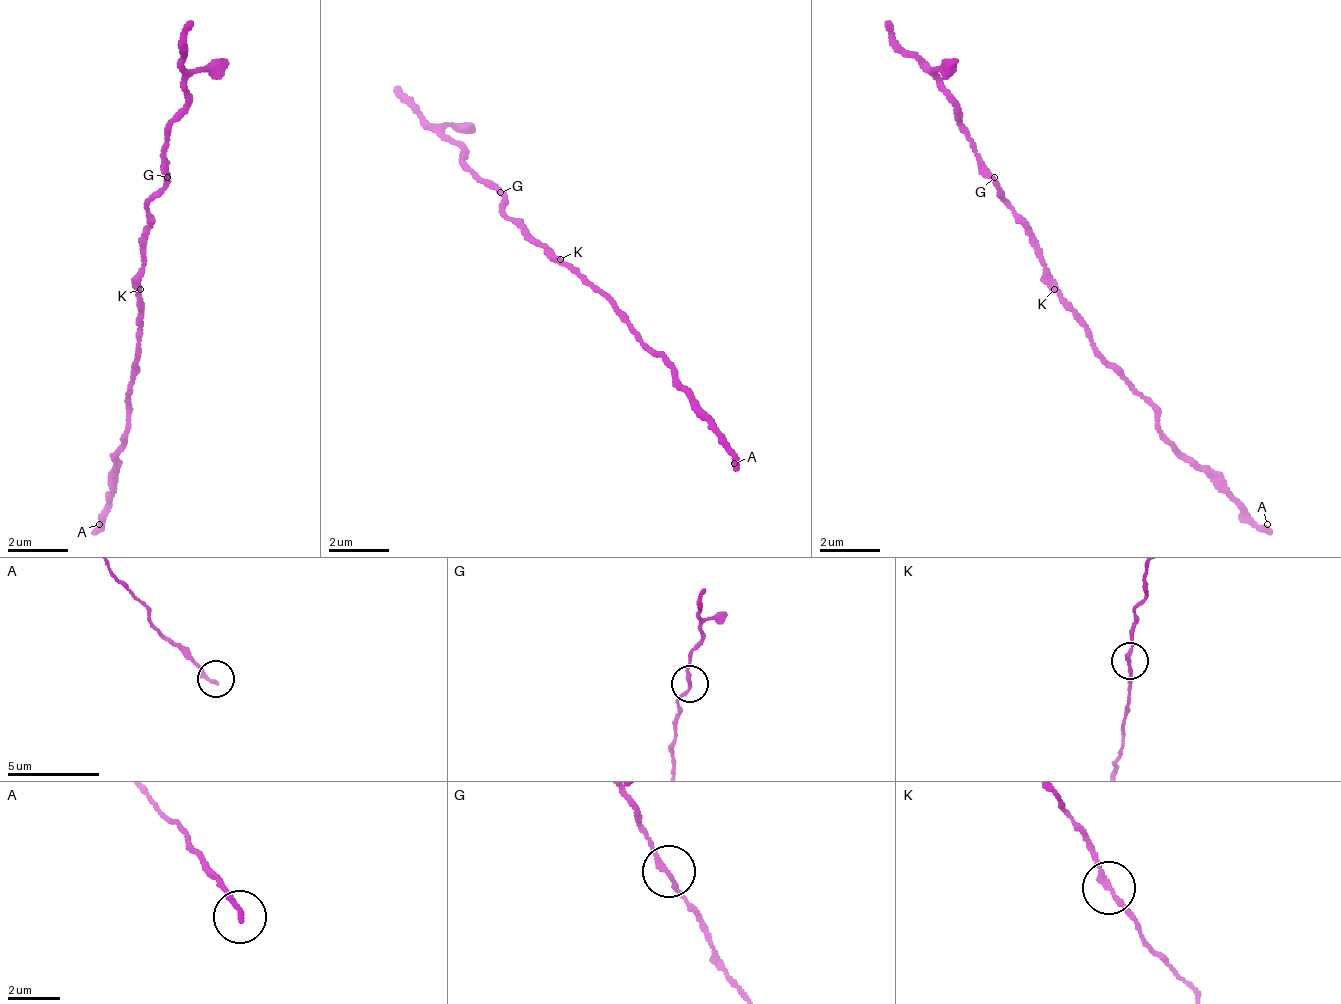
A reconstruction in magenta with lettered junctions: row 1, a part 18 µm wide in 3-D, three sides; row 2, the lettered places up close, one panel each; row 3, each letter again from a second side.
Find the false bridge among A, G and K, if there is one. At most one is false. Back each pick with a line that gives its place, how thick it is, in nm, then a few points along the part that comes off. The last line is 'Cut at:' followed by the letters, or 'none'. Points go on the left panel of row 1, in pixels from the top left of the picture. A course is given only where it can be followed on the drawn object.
Cut at: none

